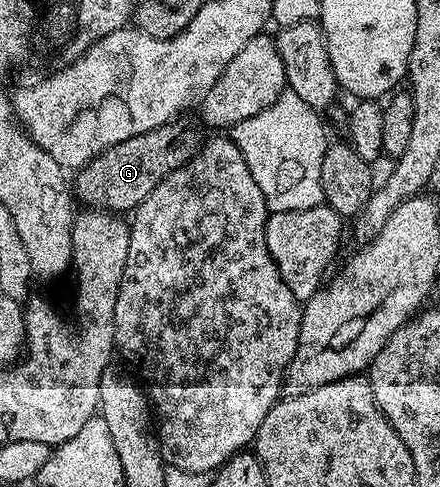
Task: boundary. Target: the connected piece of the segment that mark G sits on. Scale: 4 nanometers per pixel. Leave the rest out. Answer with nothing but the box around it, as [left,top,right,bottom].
[71,120,203,212]

